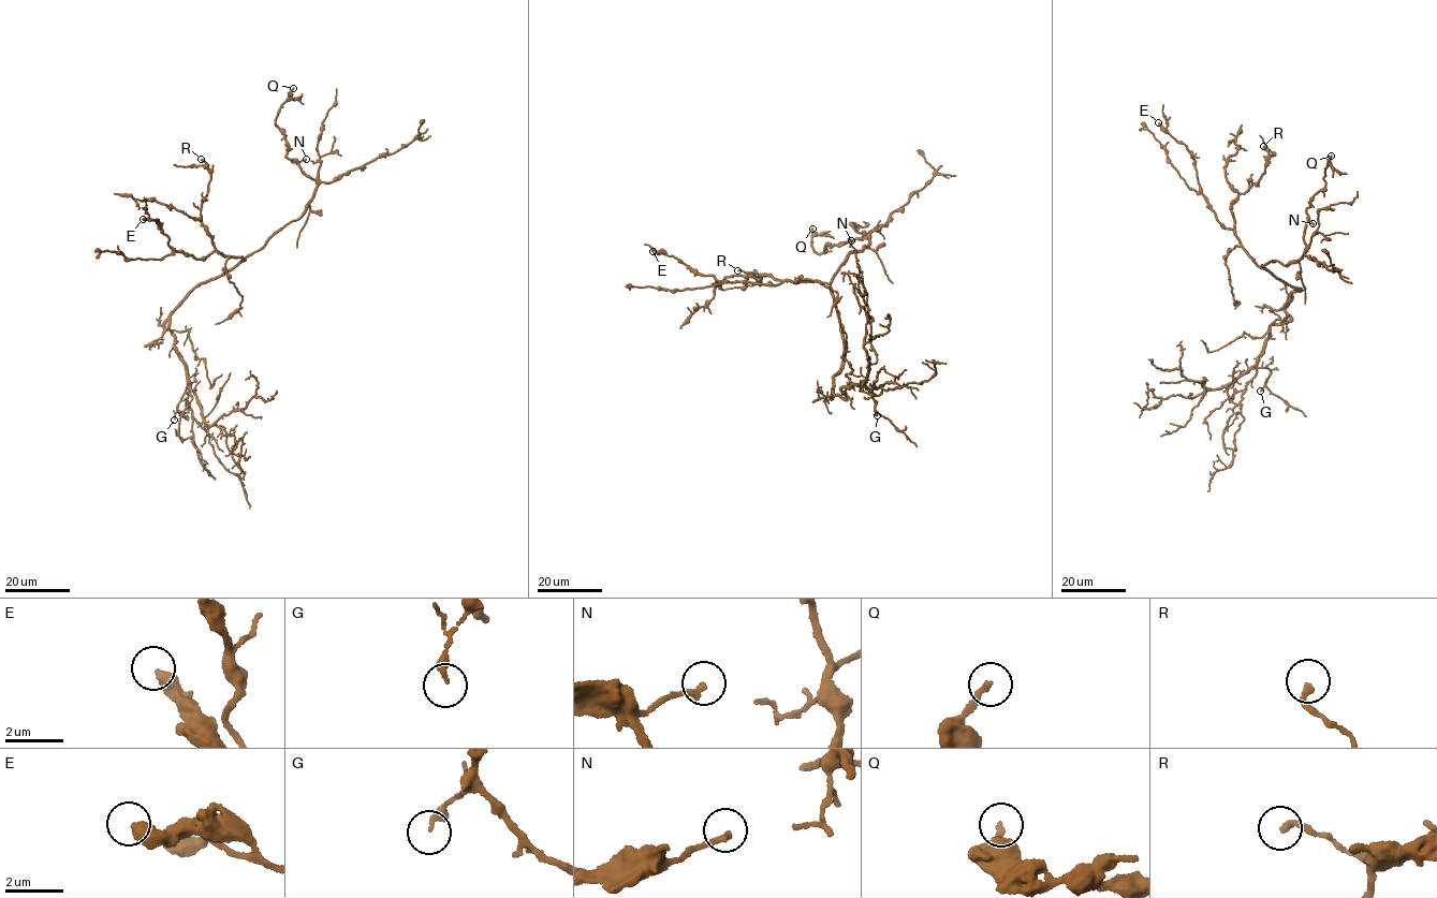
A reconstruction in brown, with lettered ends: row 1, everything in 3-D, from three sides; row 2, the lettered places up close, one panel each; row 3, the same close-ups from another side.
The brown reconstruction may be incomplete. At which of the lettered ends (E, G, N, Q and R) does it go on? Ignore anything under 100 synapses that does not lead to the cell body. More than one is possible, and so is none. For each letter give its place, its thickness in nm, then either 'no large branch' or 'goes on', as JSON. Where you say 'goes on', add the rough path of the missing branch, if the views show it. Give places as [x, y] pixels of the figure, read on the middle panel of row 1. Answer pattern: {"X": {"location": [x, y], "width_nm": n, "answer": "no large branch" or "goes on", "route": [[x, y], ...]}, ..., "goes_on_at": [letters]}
{"E": {"location": [653, 251], "width_nm": 380, "answer": "no large branch"}, "G": {"location": [877, 415], "width_nm": 260, "answer": "no large branch"}, "N": {"location": [851, 240], "width_nm": 200, "answer": "no large branch"}, "Q": {"location": [812, 229], "width_nm": 200, "answer": "no large branch"}, "R": {"location": [737, 270], "width_nm": 200, "answer": "no large branch"}, "goes_on_at": []}

